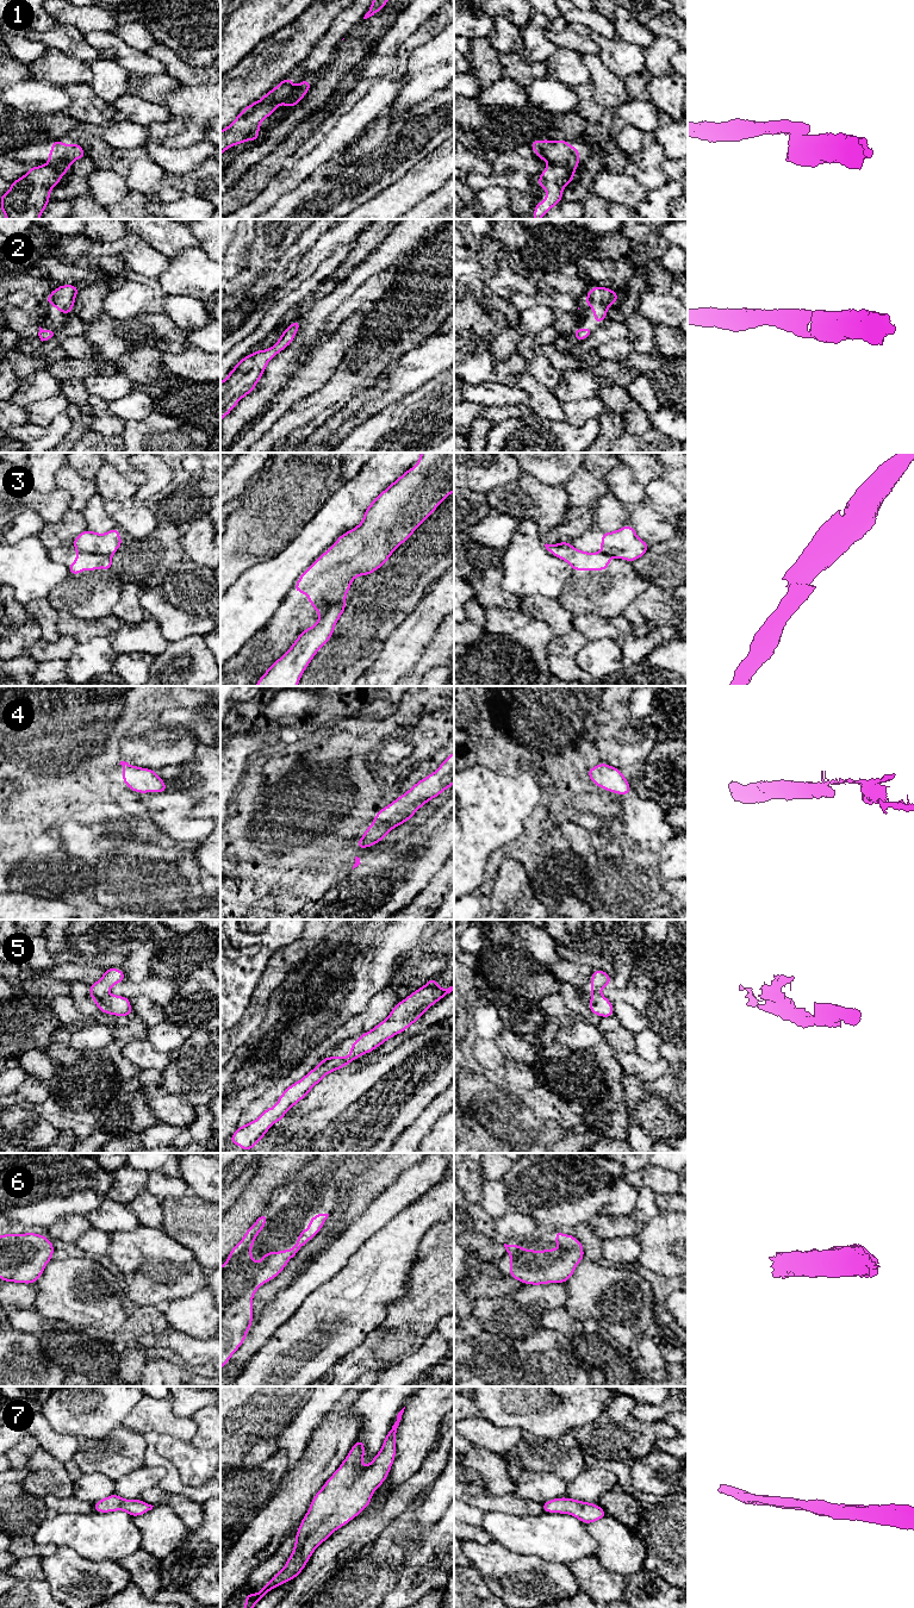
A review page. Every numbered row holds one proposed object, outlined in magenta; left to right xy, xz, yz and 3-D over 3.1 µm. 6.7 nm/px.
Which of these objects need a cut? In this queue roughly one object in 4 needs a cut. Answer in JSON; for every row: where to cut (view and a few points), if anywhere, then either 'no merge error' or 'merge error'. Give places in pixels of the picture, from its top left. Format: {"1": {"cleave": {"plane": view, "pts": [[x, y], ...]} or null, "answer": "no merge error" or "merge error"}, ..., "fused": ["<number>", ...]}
{"1": {"cleave": {"plane": "yz", "pts": [[554, 163], [573, 173]]}, "answer": "merge error"}, "2": {"cleave": null, "answer": "no merge error"}, "3": {"cleave": {"plane": "xy", "pts": [[76, 549], [84, 553], [101, 553], [111, 556]]}, "answer": "merge error"}, "4": {"cleave": null, "answer": "no merge error"}, "5": {"cleave": null, "answer": "no merge error"}, "6": {"cleave": null, "answer": "no merge error"}, "7": {"cleave": null, "answer": "no merge error"}, "fused": ["1", "3"]}

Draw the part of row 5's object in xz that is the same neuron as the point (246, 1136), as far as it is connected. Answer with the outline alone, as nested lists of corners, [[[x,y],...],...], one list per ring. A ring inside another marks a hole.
[[[436,978],[429,979],[424,986],[398,1002],[386,1020],[378,1023],[369,1032],[361,1034],[357,1040],[352,1043],[349,1055],[337,1058],[325,1057],[300,1080],[287,1086],[273,1108],[268,1107],[256,1120],[240,1126],[231,1135],[229,1142],[240,1146],[245,1152],[251,1151],[251,1148],[263,1139],[268,1129],[274,1123],[281,1121],[285,1114],[300,1102],[327,1074],[338,1071],[359,1057],[373,1052],[388,1039],[405,1032],[412,1023],[418,1021],[430,1006],[453,990],[454,985],[444,990],[437,985]]]

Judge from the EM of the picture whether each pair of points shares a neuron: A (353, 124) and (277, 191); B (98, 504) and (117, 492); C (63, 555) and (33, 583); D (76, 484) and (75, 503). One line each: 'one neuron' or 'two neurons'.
A: one neuron
B: two neurons
C: two neurons
D: one neuron

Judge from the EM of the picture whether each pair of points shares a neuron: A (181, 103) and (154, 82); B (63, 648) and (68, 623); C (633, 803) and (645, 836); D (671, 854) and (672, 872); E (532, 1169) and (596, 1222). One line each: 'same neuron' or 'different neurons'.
A: different neurons
B: different neurons
C: same neuron
D: same neuron
E: different neurons

